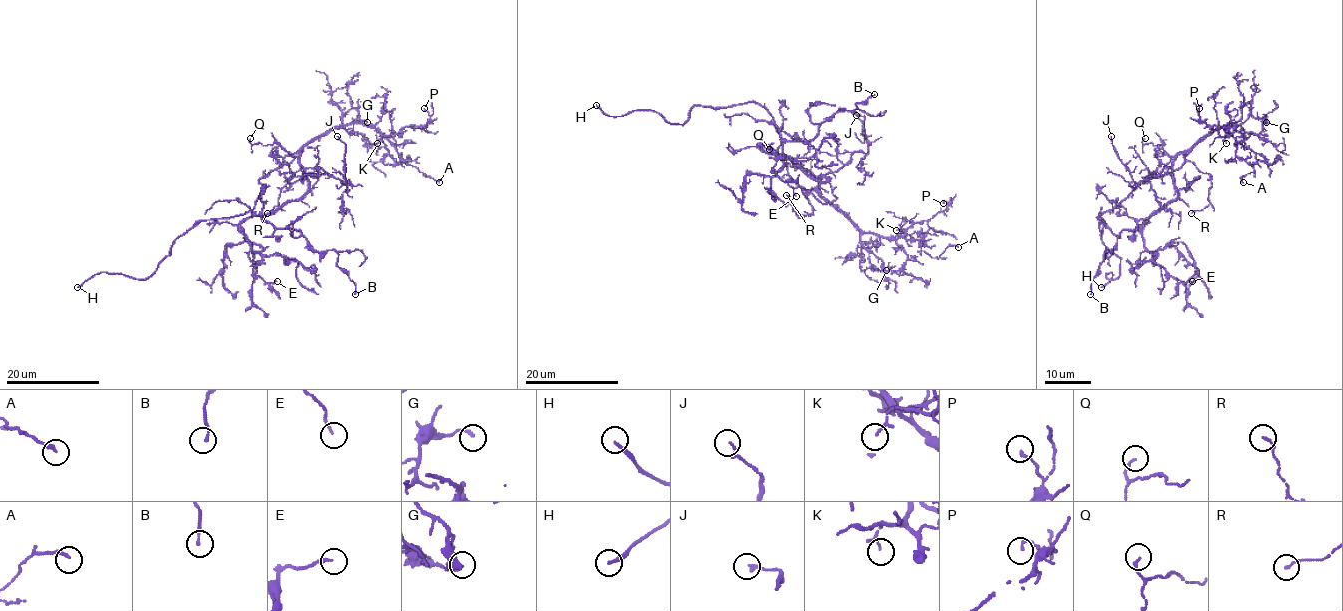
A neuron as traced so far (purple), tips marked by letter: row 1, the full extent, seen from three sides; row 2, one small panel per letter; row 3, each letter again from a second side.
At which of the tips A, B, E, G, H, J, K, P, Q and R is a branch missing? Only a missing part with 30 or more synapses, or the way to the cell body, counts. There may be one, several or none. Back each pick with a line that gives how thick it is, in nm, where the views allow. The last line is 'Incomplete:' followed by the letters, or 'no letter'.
H: 170 nm
Incomplete: H

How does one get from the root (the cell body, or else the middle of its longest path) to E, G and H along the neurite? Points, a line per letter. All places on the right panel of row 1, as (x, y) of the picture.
E: (1182, 165), (1184, 153), (1172, 166), (1177, 198), (1145, 222), (1142, 240), (1169, 275), (1178, 282), (1192, 281)
G: (1182, 165), (1185, 155), (1213, 131), (1222, 127), (1240, 126), (1249, 134), (1257, 135), (1266, 122)
H: (1182, 165), (1098, 216), (1103, 244), (1120, 259), (1120, 274), (1106, 273), (1101, 287)

